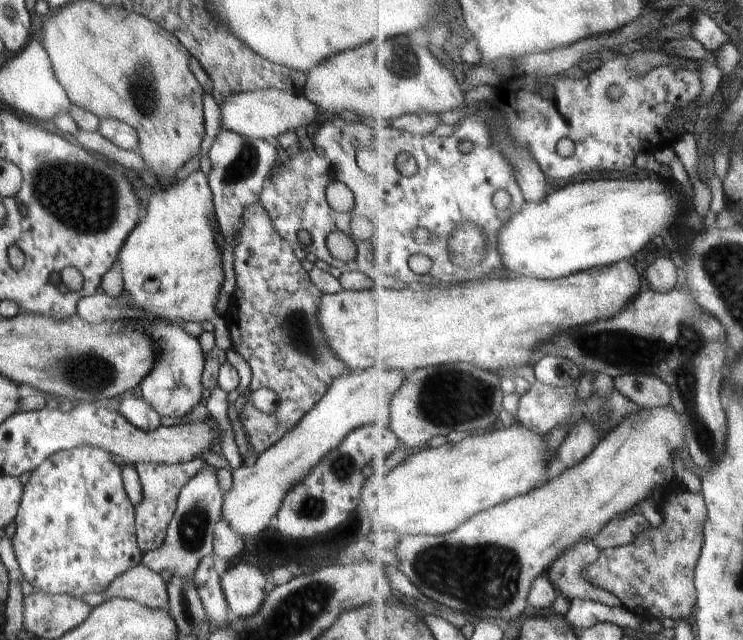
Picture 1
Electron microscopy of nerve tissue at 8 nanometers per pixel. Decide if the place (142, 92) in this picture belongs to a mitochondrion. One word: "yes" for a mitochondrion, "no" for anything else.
yes

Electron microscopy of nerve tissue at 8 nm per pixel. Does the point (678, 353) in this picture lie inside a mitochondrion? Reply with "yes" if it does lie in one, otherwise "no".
yes

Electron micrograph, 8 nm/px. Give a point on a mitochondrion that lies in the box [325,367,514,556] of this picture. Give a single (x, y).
(341, 468)

